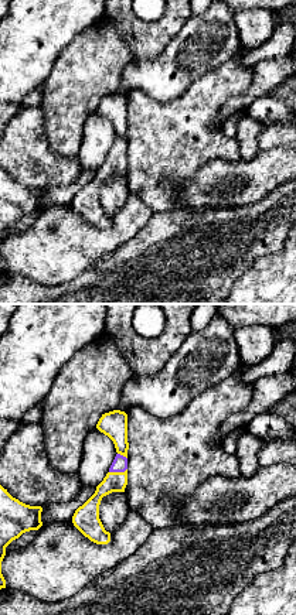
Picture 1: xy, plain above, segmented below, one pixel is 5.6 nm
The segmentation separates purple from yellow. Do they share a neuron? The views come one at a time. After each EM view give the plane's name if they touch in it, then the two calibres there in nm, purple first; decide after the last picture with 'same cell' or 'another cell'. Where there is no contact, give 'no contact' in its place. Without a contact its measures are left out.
contact in xy; calibres 90 and 110 nm

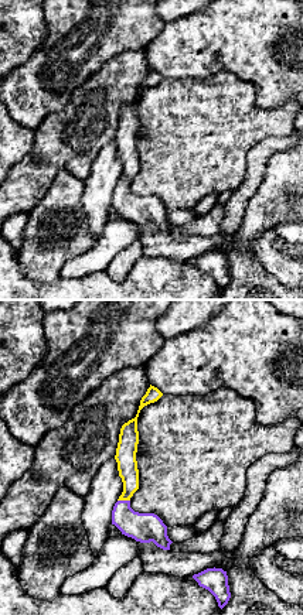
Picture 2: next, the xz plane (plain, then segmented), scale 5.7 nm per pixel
contact in xz; calibres 170 and 120 nm

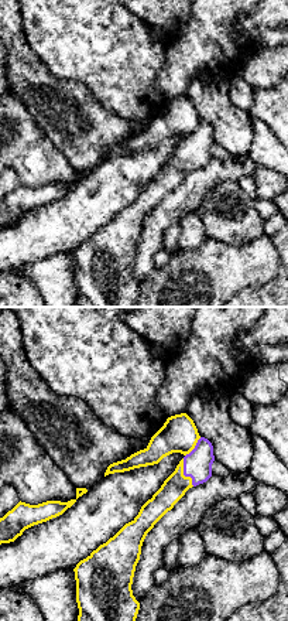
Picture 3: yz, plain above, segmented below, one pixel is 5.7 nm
contact in yz; calibres 160 and 140 nm

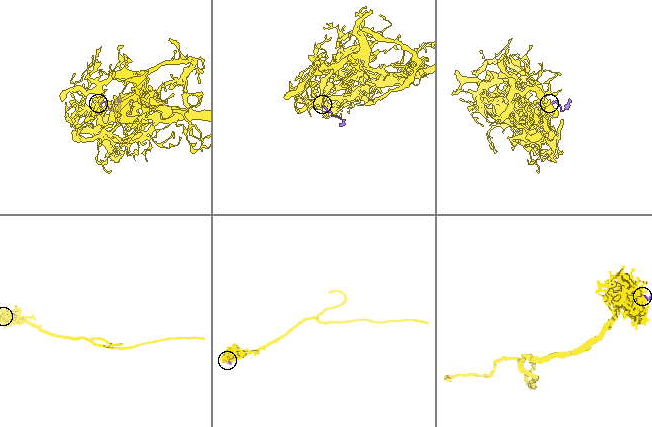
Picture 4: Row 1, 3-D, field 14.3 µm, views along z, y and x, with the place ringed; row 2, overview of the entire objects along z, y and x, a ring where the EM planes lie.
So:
same cell

